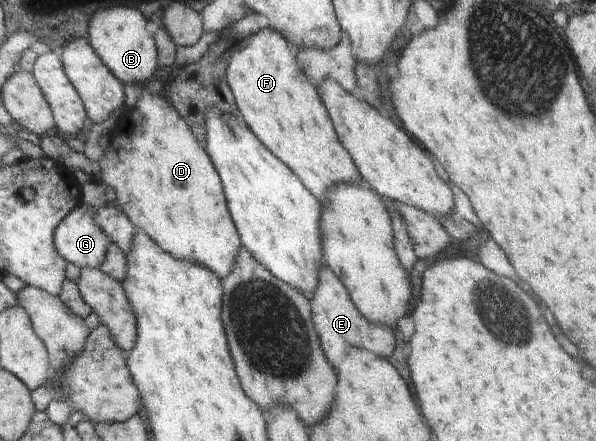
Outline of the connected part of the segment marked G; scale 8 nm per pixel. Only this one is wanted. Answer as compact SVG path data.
M79 205L54 233L55 248L67 261L80 268L98 269L106 259L111 238L95 222L95 209Z

